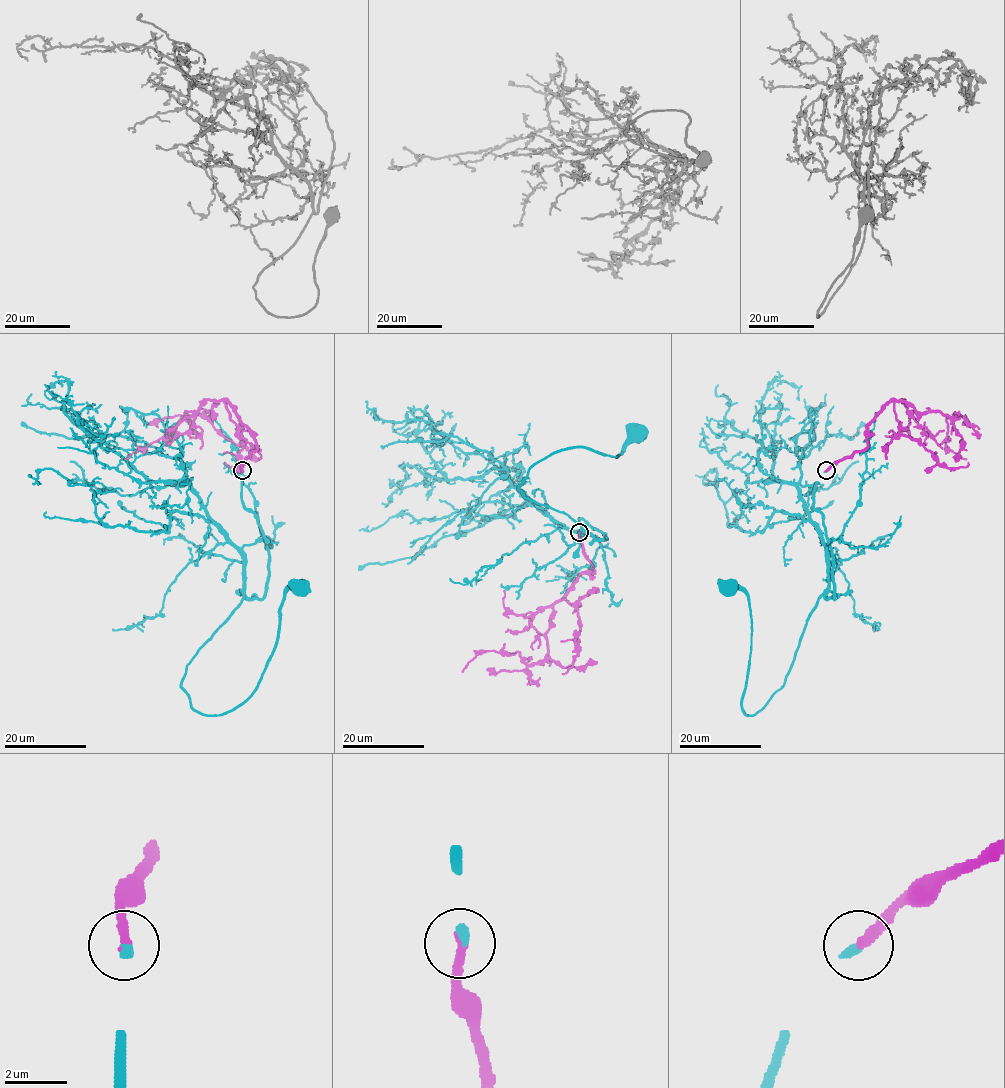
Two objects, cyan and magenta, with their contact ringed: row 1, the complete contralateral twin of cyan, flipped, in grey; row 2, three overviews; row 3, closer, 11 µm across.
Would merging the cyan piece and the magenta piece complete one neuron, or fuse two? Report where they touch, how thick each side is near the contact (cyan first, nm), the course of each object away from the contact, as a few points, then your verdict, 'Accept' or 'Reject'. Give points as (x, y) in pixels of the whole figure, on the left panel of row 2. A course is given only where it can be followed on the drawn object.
Place: (242, 470). Thickness 240 nm (cyan) against 320 nm. Course of cyan: (242, 470), (269, 580), (187, 665), (182, 690), (198, 712), (220, 715), (255, 689), (283, 596), (297, 590). Course of magenta: (242, 470), (256, 446), (254, 434), (226, 401), (216, 402), (206, 417), (185, 415), (167, 436), (125, 459). Accept

